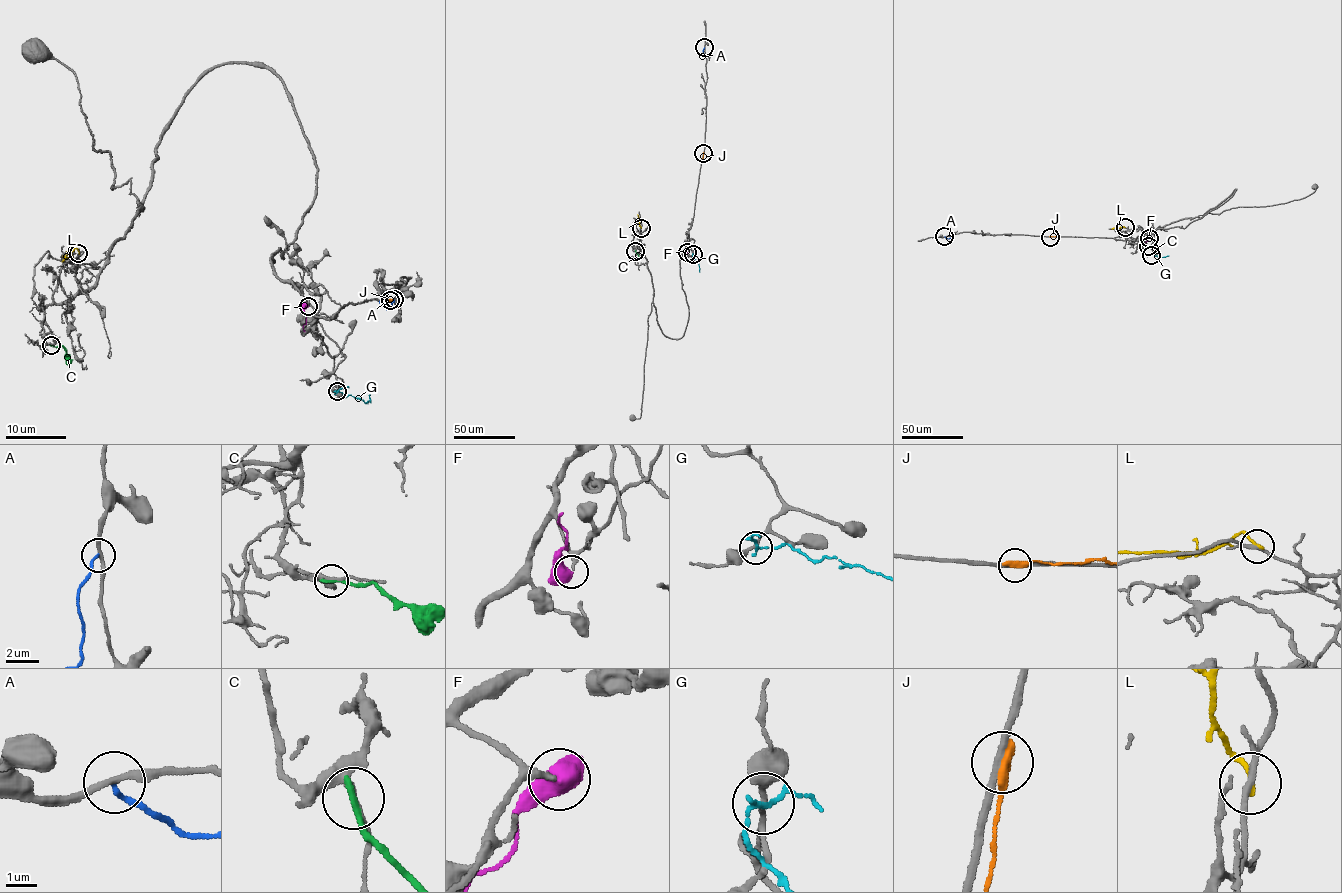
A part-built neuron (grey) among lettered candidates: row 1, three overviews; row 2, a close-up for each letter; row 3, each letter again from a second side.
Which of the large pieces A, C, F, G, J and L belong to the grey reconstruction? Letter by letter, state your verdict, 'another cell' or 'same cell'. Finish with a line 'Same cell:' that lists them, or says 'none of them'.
A: another cell
C: another cell
F: same cell
G: another cell
J: another cell
L: another cell
Same cell: F

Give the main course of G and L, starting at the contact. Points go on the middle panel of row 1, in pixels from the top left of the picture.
G: (693, 254), (699, 271)
L: (641, 228), (637, 214)

